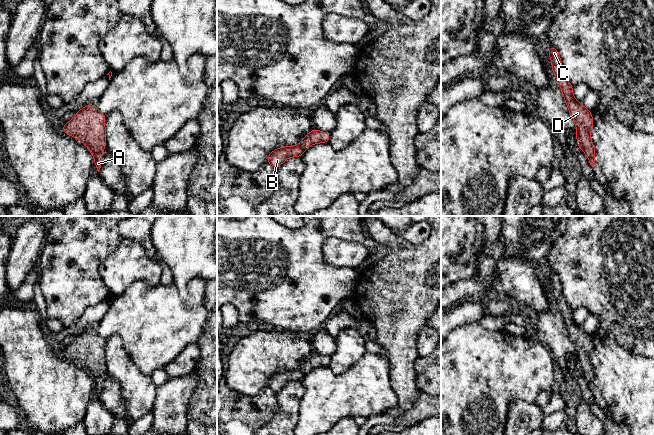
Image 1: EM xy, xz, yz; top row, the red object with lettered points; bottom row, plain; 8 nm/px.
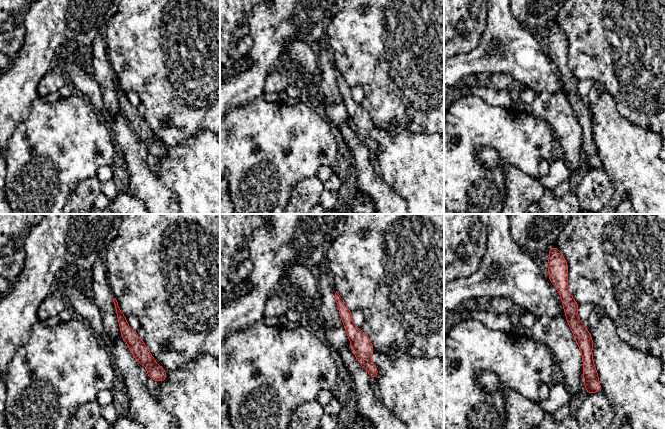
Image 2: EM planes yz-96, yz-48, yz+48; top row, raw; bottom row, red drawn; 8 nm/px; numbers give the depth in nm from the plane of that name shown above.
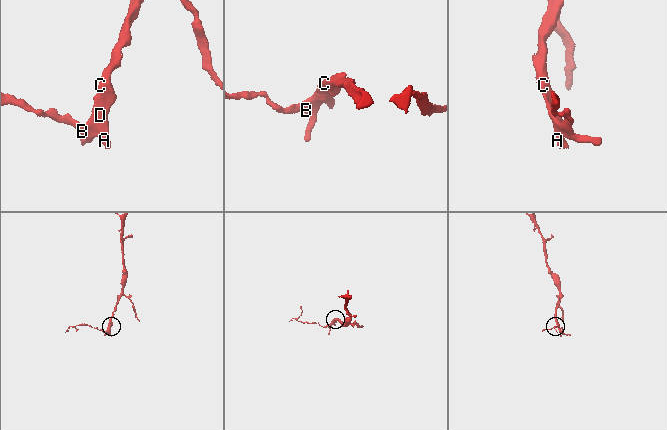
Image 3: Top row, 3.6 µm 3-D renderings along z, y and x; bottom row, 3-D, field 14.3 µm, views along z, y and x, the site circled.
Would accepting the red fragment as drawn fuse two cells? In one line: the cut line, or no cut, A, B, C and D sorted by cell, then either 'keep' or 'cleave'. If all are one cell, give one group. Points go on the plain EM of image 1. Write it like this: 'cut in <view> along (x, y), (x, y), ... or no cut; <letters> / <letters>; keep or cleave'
no cut; A B C D; keep

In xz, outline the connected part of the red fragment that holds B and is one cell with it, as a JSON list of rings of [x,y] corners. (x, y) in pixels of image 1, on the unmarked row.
[[[315,352],[308,357],[296,370],[283,370],[272,375],[267,381],[267,387],[278,392],[290,381],[302,381],[304,375],[313,368],[329,367],[330,357],[319,355]]]

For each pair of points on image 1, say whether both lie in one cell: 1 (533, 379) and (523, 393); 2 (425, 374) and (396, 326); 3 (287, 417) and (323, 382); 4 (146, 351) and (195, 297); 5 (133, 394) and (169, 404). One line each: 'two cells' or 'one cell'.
1: one cell
2: two cells
3: two cells
4: one cell
5: two cells

